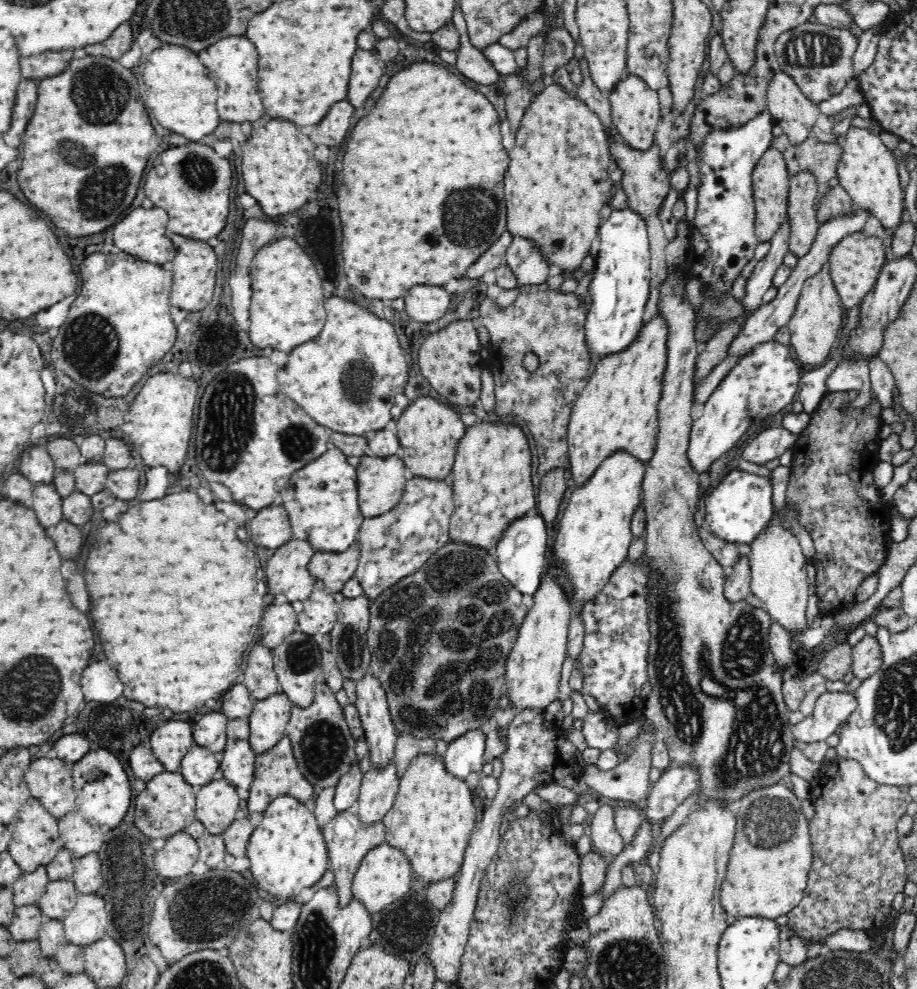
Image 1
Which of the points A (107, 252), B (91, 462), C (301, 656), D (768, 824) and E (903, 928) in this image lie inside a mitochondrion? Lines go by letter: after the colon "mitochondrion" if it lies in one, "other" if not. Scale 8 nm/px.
A: other
B: other
C: mitochondrion
D: mitochondrion
E: other

